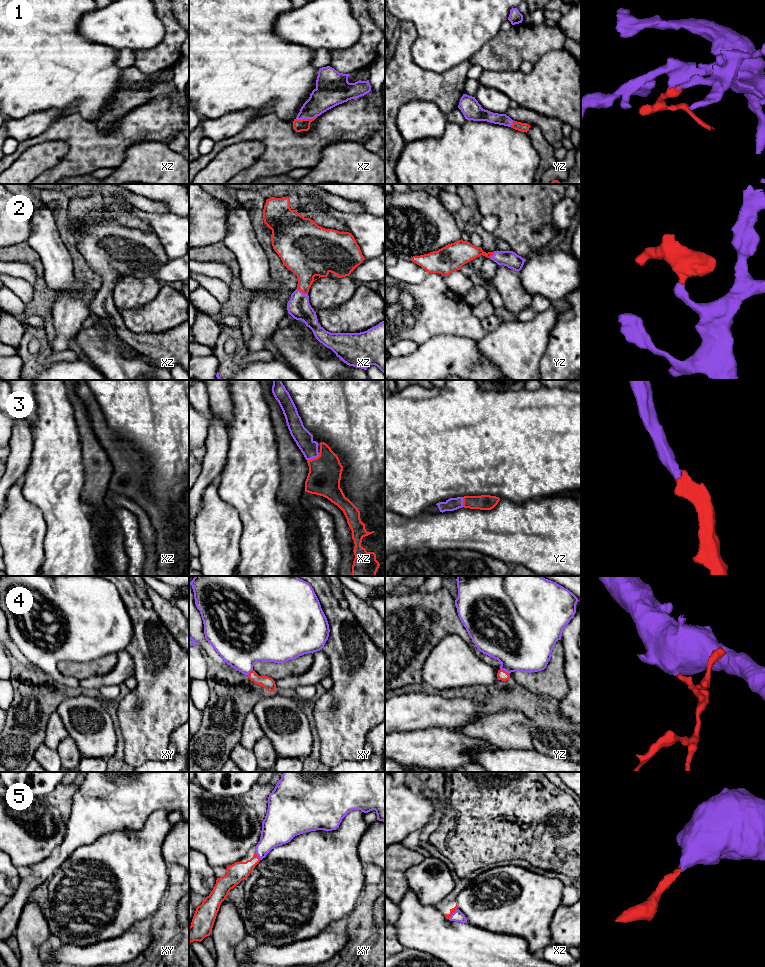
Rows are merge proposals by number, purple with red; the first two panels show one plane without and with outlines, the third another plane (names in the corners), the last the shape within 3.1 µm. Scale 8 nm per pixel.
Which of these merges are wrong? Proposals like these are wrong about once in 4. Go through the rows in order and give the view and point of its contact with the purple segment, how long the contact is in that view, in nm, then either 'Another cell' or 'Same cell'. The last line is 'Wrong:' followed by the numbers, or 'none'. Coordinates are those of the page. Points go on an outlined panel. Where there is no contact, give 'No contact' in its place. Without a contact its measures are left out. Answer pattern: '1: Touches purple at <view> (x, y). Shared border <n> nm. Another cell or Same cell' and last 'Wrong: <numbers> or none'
1: Touches purple at xz (306, 118). Shared border 180 nm. Same cell
2: Touches purple at xz (301, 292). Shared border 100 nm. Same cell
3: Touches purple at xz (313, 457). Shared border 120 nm. Same cell
4: Touches purple at yz (505, 670). Shared border 90 nm. Same cell
5: Touches purple at xz (453, 913). Shared border 120 nm. Same cell
Wrong: none

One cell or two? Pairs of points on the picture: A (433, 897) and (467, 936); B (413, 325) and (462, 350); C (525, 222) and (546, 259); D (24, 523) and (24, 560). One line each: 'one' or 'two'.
A: two
B: two
C: two
D: one

